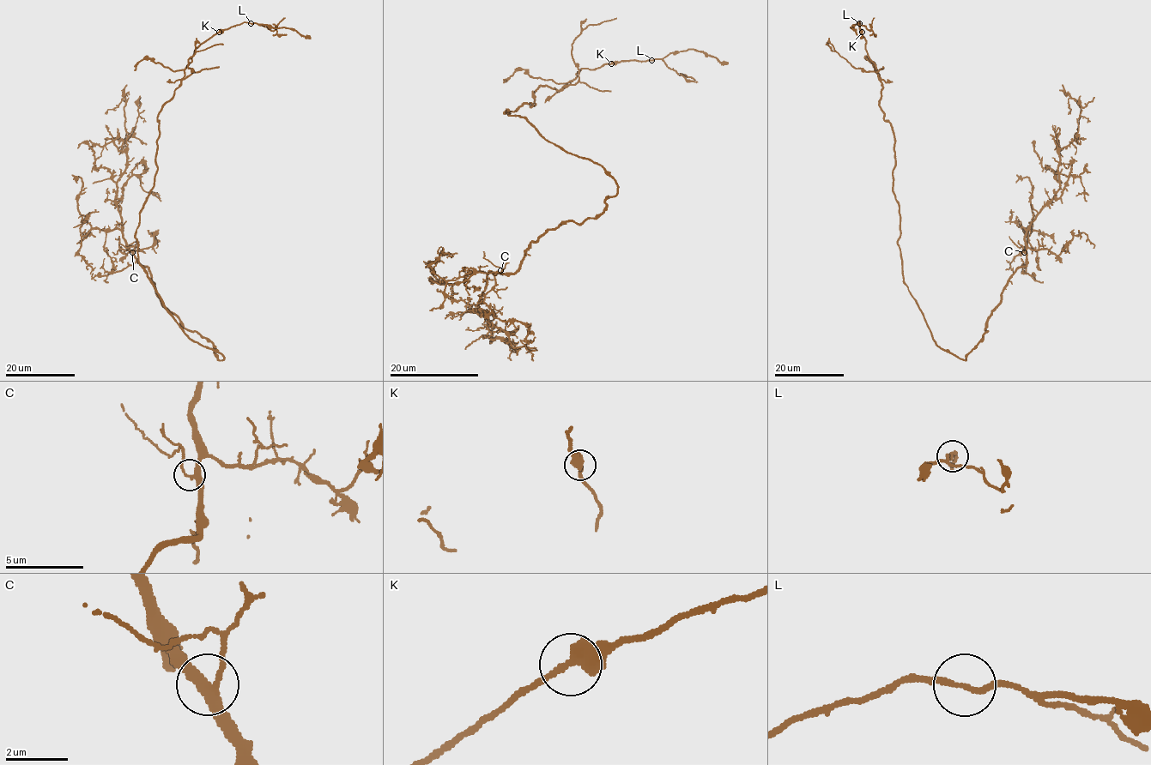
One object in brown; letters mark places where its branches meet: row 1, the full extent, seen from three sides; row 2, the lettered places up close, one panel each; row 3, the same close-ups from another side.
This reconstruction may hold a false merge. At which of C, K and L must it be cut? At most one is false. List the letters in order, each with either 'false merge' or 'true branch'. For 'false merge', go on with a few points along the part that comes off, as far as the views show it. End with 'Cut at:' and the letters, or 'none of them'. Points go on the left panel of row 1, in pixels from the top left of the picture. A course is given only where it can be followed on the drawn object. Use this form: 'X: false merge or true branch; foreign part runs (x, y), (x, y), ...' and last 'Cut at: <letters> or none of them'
C: true branch
K: true branch
L: true branch
Cut at: none of them

